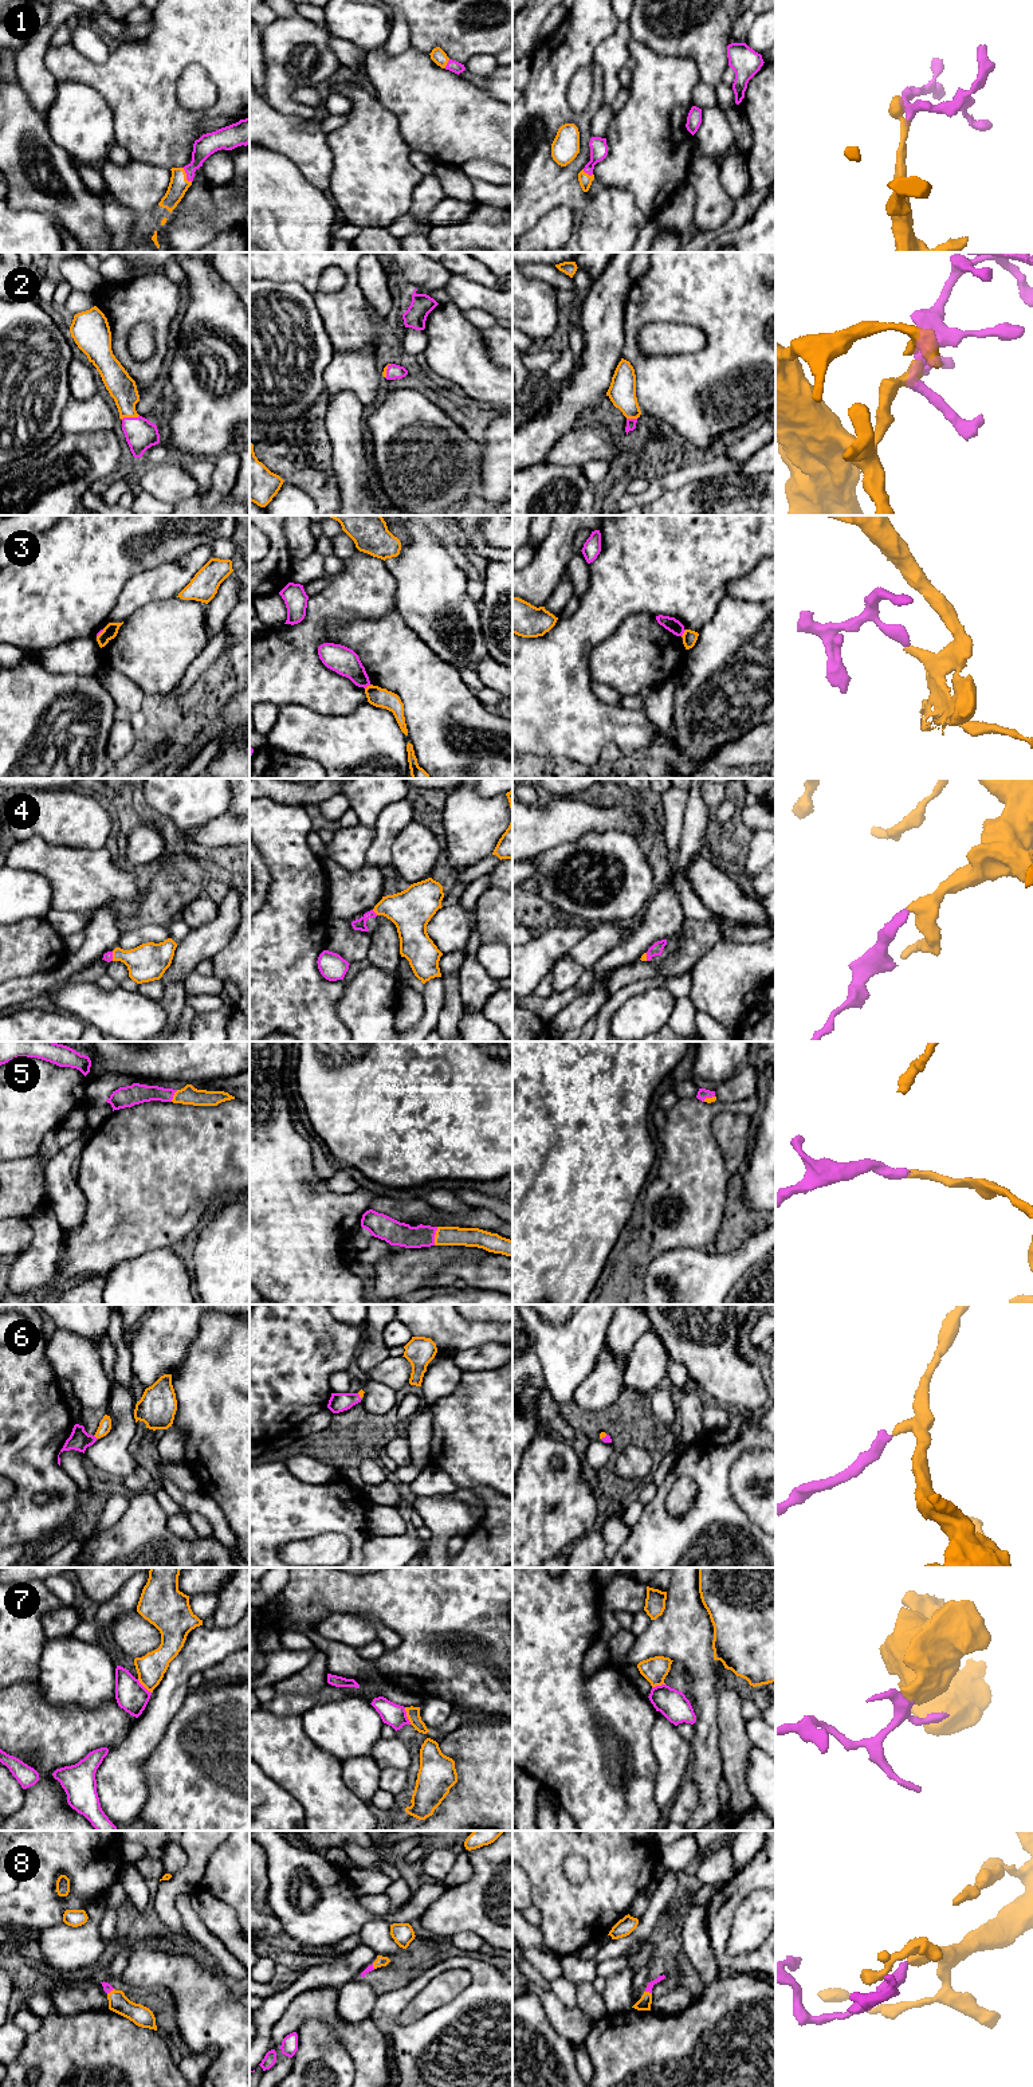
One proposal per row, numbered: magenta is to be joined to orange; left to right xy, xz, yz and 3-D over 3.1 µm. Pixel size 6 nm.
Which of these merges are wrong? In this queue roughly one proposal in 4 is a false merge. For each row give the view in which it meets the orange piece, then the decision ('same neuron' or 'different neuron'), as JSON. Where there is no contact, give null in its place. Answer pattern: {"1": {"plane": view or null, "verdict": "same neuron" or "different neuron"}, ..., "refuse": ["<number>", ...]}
{"1": {"plane": "xy", "verdict": "same neuron"}, "2": {"plane": "xy", "verdict": "same neuron"}, "3": {"plane": "yz", "verdict": "different neuron"}, "4": {"plane": "xz", "verdict": "same neuron"}, "5": {"plane": "xz", "verdict": "same neuron"}, "6": {"plane": "xy", "verdict": "same neuron"}, "7": {"plane": "xz", "verdict": "different neuron"}, "8": {"plane": "yz", "verdict": "same neuron"}, "refuse": ["3", "7"]}

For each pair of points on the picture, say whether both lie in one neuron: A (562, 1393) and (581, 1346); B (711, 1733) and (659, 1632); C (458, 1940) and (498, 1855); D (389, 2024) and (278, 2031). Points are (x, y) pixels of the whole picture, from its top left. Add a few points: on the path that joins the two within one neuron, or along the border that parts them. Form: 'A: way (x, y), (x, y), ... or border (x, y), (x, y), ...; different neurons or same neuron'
A: way (562, 1381), (562, 1373), (569, 1358); same neuron
B: way (704, 1707), (702, 1672), (684, 1654); same neuron
C: border (450, 1937), (462, 1931), (474, 1931), (484, 1941); different neurons
D: border (369, 2017), (385, 2038); different neurons

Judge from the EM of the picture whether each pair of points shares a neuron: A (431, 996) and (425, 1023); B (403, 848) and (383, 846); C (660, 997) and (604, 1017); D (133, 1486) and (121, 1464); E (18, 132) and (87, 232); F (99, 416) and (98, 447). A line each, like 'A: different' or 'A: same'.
A: same
B: different
C: different
D: different
E: same
F: different

